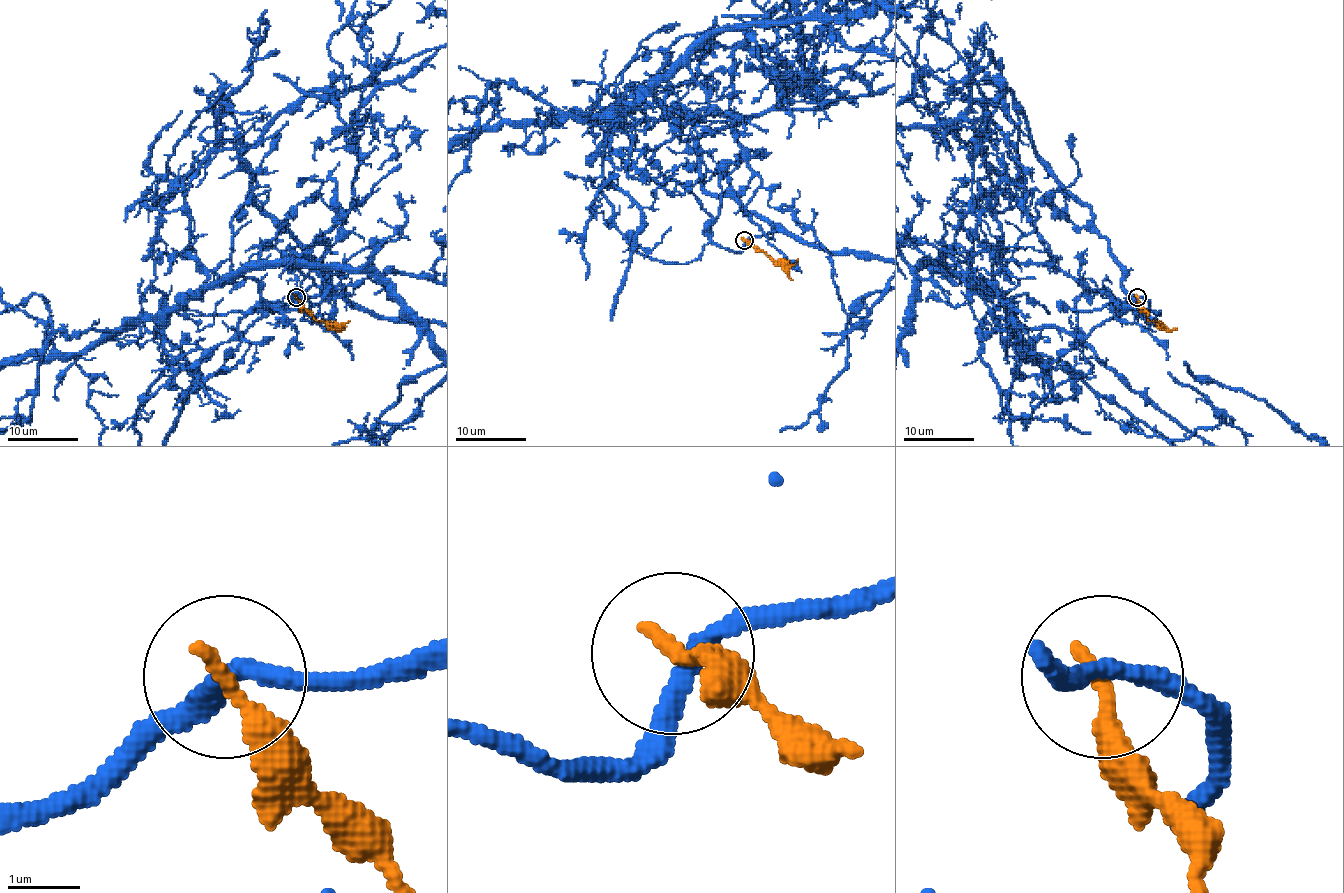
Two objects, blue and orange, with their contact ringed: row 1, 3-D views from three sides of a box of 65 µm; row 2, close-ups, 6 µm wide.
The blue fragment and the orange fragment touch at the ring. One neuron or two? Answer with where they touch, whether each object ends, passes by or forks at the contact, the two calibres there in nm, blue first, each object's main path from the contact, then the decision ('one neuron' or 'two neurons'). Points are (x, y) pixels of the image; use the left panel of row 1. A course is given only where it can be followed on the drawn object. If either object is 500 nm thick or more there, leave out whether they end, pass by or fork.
at (296, 297); blue passes by; orange ends there; 240 nm thick on the blue side, 280 nm on the other; orange runs (297, 298), (318, 321), (325, 321), (334, 330), (344, 328); two neurons

